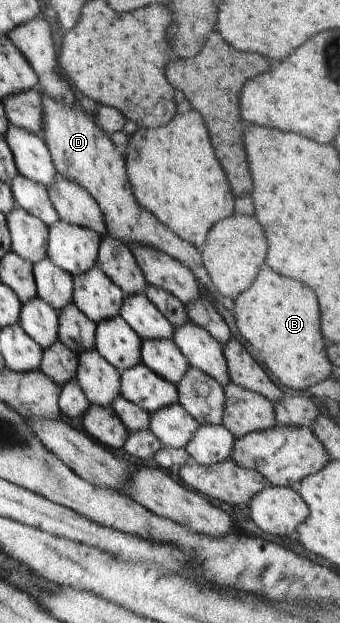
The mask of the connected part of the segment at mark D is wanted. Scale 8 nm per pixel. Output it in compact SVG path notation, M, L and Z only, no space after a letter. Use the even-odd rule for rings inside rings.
M41 94L44 112L44 124L41 136L50 152L56 171L65 178L78 182L95 199L104 216L107 234L117 237L125 244L147 245L182 262L196 276L198 282L205 286L205 294L209 294L227 310L233 308L233 300L219 296L211 287L212 282L202 261L200 250L190 242L178 237L168 226L145 210L132 192L132 184L126 173L126 160L115 149L115 145L97 123L95 118L86 113L77 103L66 105L57 102L53 97Z

